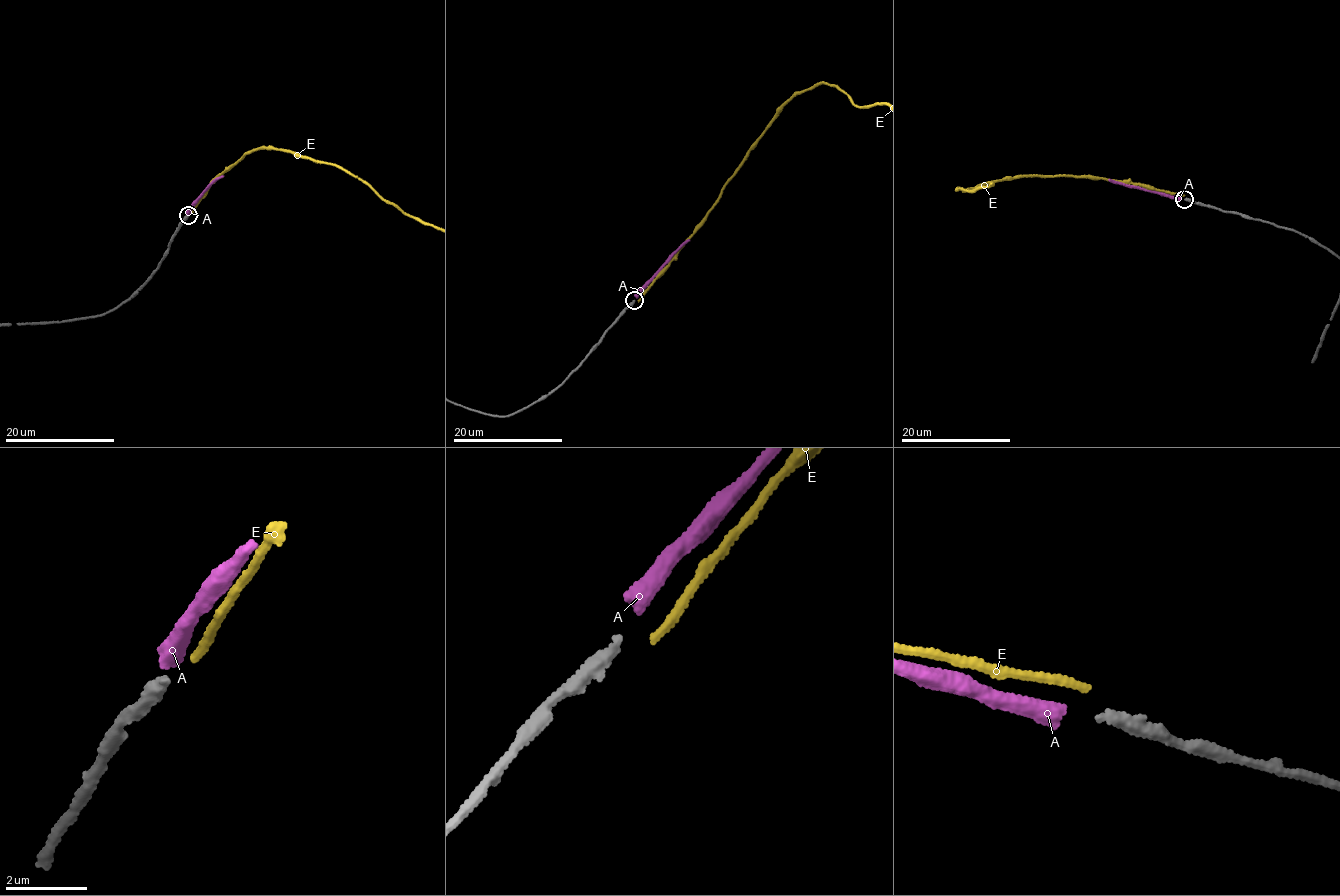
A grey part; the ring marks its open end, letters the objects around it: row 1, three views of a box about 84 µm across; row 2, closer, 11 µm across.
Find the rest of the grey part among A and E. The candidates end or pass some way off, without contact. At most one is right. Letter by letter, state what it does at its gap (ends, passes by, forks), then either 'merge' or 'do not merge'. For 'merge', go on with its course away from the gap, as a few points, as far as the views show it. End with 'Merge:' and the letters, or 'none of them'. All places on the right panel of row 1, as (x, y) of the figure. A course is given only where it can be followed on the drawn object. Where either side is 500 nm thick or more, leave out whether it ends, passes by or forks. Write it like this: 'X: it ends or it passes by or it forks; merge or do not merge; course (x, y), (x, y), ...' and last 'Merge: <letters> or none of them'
A: it ends; do not merge
E: it ends; do not merge
Merge: none of them

